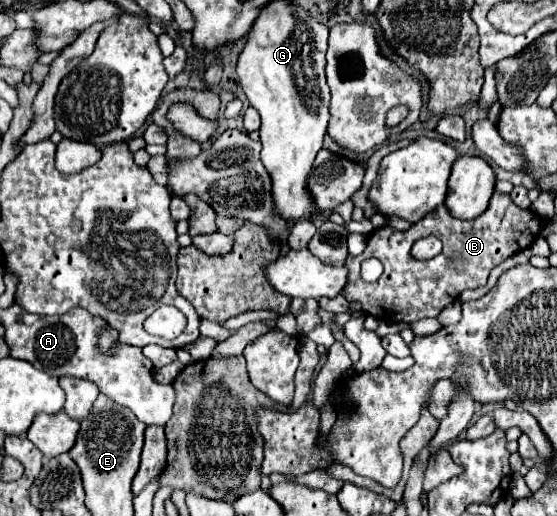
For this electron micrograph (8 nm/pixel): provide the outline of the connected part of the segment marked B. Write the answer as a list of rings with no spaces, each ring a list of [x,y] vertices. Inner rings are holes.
[[[499,191],[493,193],[491,203],[485,213],[471,221],[461,221],[449,215],[445,205],[433,209],[423,221],[417,221],[409,231],[397,231],[391,225],[375,229],[367,247],[357,257],[347,257],[345,265],[349,267],[349,281],[343,289],[343,297],[349,303],[361,303],[361,311],[377,317],[385,323],[413,323],[425,317],[437,317],[441,309],[459,299],[465,289],[477,289],[487,283],[489,271],[501,261],[509,259],[517,251],[527,249],[539,235],[541,221],[531,213],[531,209],[517,207],[509,195]],[[435,235],[443,241],[443,251],[435,259],[417,261],[409,255],[411,245],[421,239]],[[367,257],[377,257],[385,271],[375,283],[365,283],[359,277],[359,265]]]

